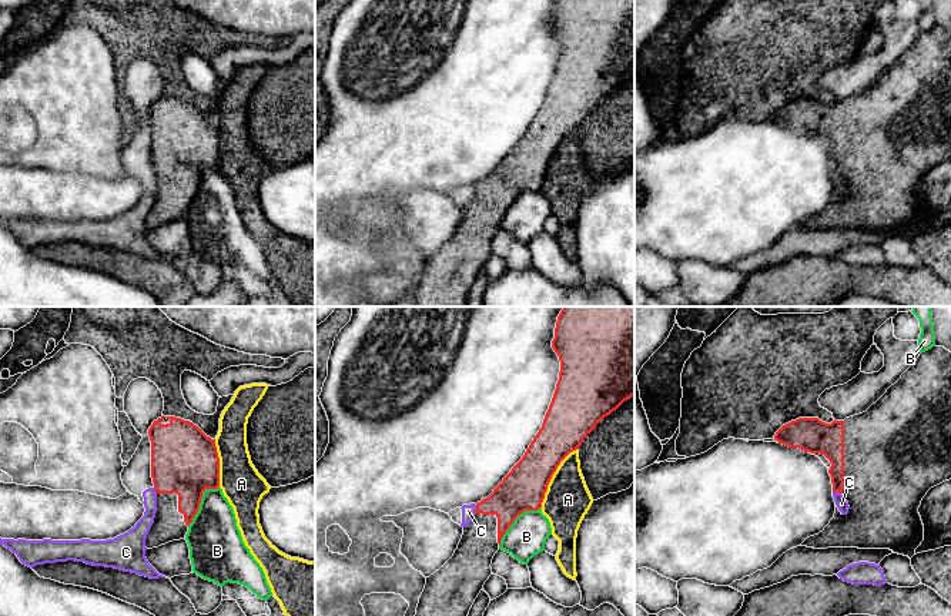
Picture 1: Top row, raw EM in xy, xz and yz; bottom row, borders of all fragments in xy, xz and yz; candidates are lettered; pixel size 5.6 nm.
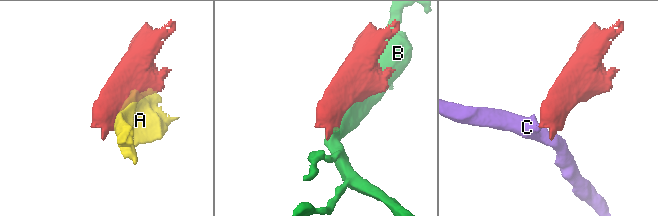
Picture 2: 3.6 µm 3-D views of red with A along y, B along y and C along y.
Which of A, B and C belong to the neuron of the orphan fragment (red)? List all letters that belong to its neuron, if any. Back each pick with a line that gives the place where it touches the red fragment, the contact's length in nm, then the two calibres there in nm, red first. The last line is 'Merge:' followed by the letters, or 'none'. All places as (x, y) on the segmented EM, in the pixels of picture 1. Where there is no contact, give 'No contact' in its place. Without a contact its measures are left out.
Merge: none

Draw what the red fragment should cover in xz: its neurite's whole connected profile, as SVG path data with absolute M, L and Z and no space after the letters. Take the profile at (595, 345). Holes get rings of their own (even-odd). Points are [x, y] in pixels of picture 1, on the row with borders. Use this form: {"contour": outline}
{"contour": "M563 307L557 317L552 348L560 361L559 381L545 415L542 428L522 459L512 468L493 492L476 503L472 522L463 528L453 556L433 575L426 578L415 616L468 616L469 610L492 575L492 559L500 540L515 519L525 510L542 508L548 485L560 462L579 449L596 425L624 401L634 395L634 307Z"}

